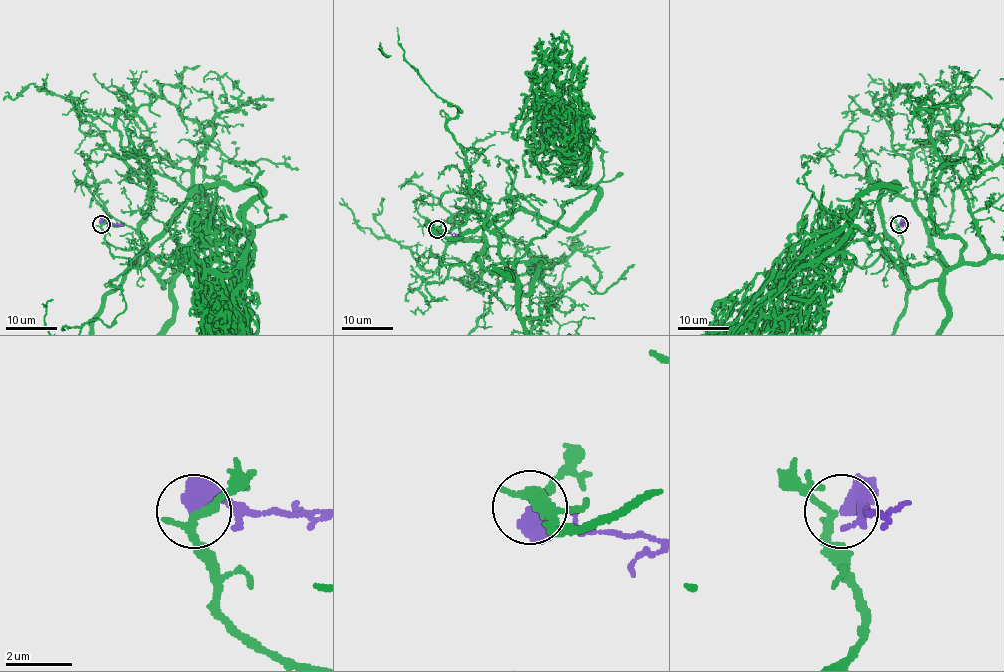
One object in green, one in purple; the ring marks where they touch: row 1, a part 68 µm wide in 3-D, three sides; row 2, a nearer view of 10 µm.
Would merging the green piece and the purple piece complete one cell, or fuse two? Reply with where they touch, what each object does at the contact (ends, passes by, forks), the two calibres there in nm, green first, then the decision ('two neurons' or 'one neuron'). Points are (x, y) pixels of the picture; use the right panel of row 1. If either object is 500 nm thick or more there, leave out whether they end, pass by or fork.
(899, 224) | 240/600 nm | one neuron

